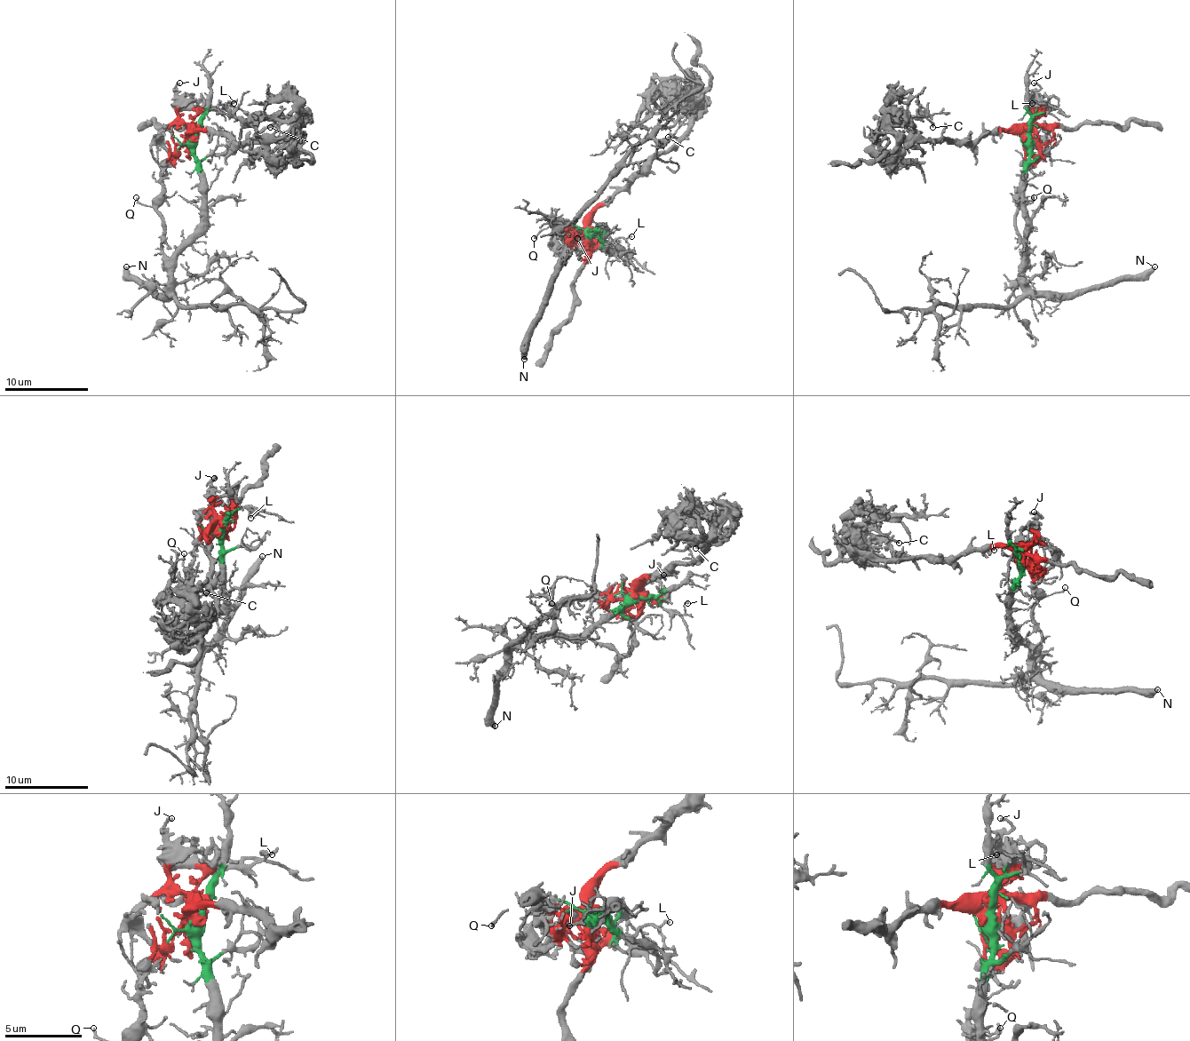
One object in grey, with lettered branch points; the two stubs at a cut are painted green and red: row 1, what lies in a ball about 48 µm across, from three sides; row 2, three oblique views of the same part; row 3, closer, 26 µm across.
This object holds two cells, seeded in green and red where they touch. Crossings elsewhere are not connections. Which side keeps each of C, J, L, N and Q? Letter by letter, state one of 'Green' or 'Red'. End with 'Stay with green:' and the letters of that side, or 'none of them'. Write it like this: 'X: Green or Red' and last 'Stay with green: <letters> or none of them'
C: Red
J: Red
L: Green
N: Green
Q: Green
Stay with green: L, N, Q

